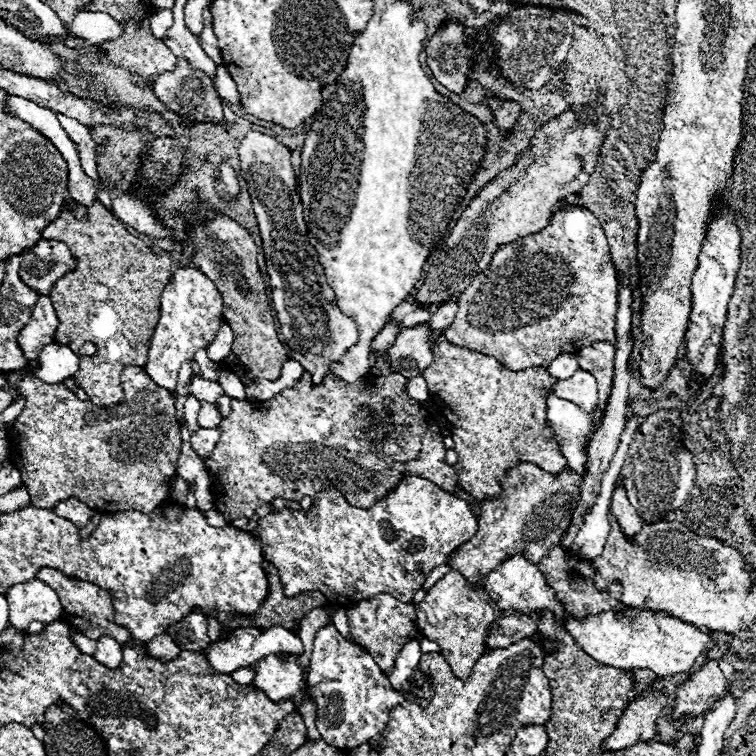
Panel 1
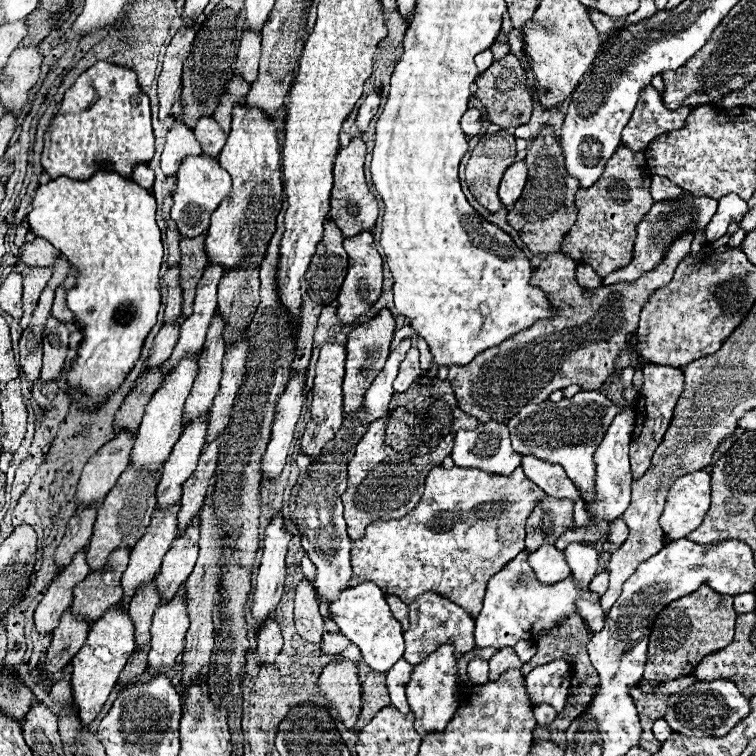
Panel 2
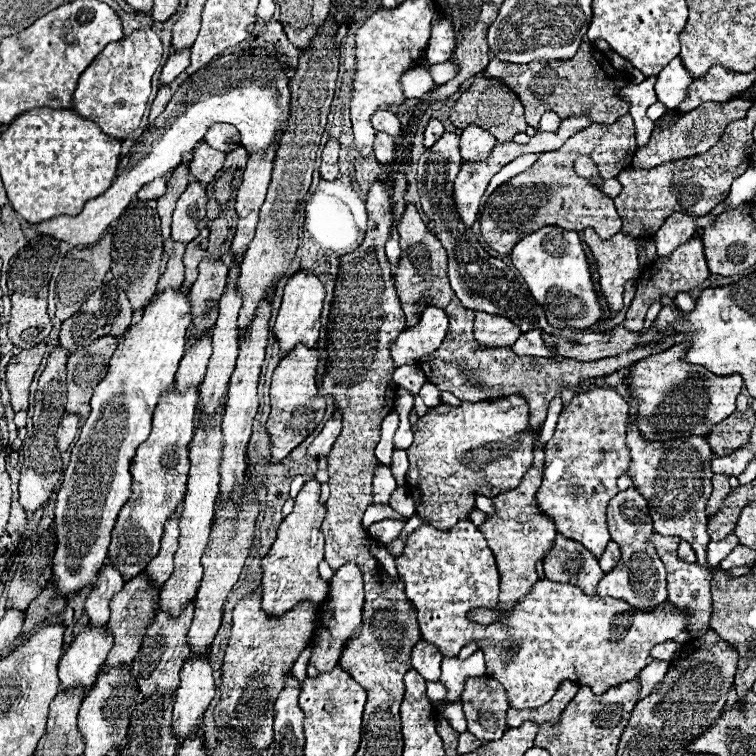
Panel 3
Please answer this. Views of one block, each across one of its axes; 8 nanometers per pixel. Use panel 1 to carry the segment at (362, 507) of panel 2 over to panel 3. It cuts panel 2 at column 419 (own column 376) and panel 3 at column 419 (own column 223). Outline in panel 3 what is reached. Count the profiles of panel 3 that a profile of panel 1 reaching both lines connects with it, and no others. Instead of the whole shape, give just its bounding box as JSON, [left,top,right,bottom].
[406,394,534,530]

